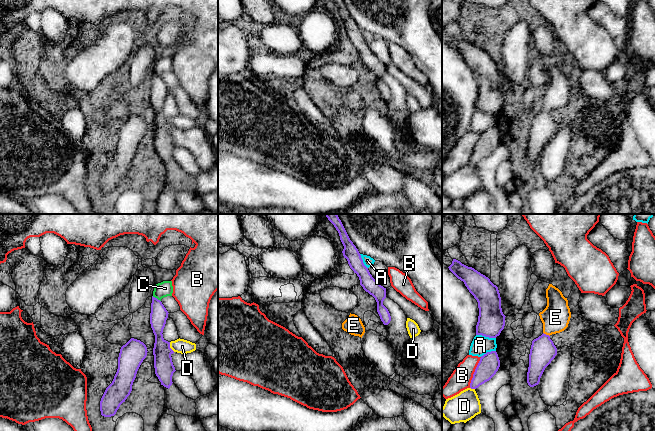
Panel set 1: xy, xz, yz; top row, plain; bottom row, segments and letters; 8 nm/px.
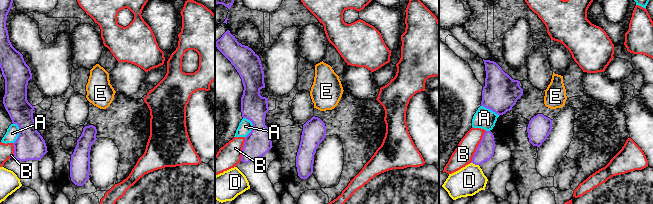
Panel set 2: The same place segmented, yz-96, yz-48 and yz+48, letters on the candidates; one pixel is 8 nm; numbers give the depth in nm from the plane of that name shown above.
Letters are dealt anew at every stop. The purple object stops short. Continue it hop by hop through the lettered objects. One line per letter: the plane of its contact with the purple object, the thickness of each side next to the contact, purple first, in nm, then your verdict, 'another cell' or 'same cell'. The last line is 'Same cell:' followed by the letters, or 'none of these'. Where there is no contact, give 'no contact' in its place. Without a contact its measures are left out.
A: contact in yz; calibres 220 and 150 nm; another cell
B: contact in yz; calibres 170 and 170 nm; another cell
C: contact in xy; calibres 140 and 120 nm; another cell
D: contact in xy; calibres 160 and 120 nm; another cell
E: contact in yz; calibres 200 and 220 nm; same cell
Same cell: E

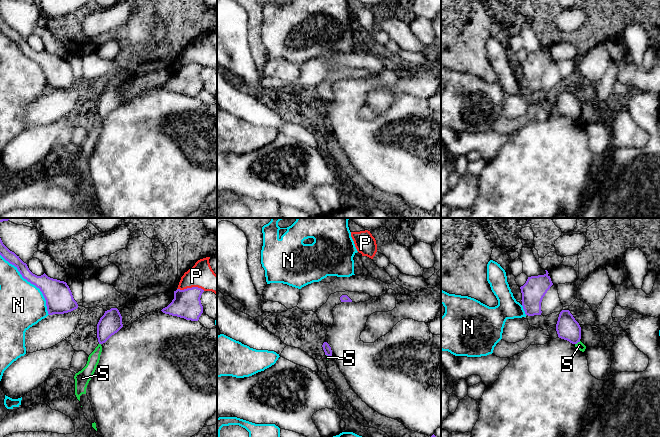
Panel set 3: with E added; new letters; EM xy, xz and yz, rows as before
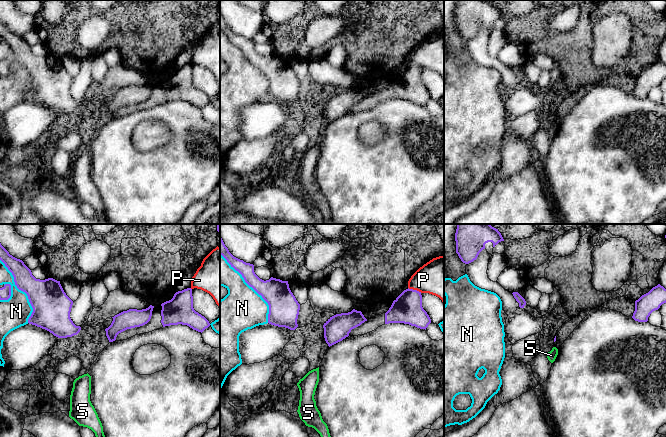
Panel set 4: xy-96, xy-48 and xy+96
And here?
N: contact in xy; calibres 220 and 360 nm; another cell
P: contact in xy; calibres 220 and 200 nm; another cell
S: contact in yz; calibres 180 and 60 nm; another cell
Same cell: none of these

